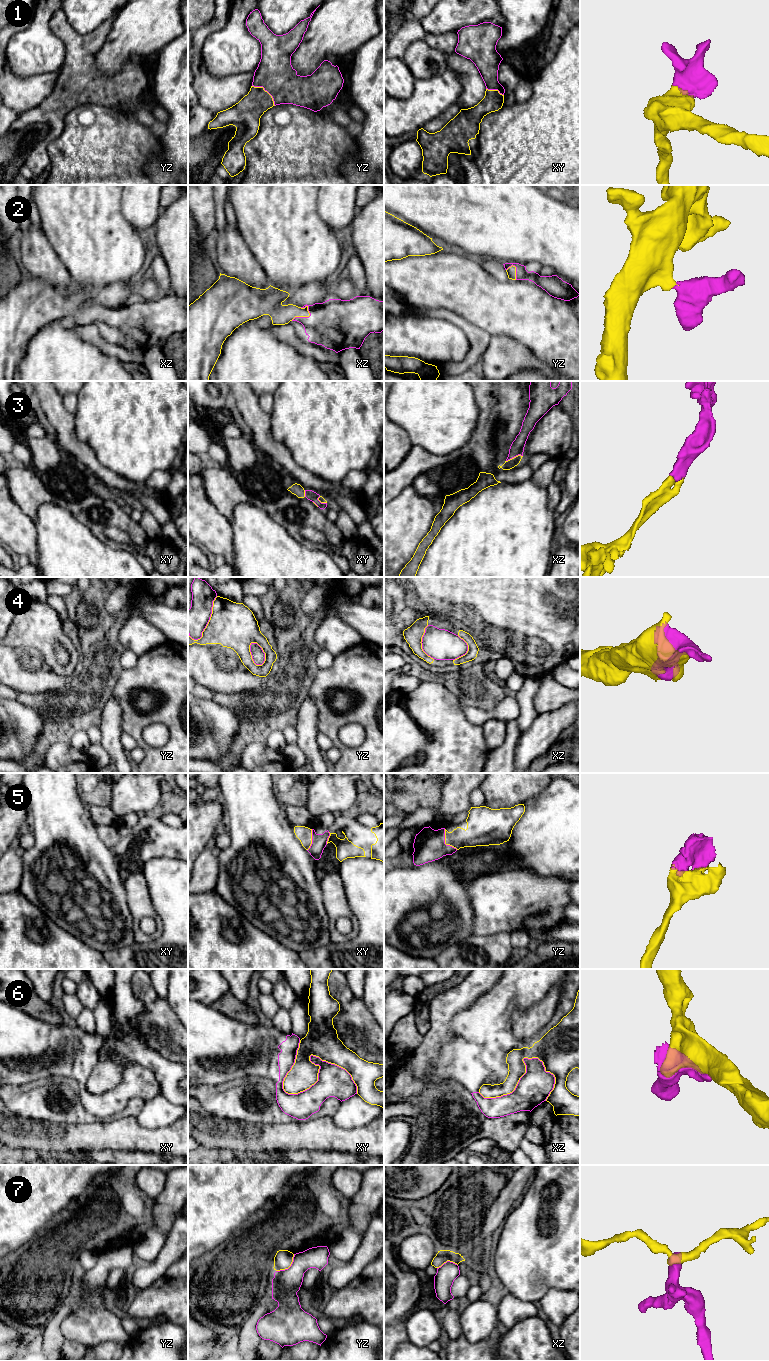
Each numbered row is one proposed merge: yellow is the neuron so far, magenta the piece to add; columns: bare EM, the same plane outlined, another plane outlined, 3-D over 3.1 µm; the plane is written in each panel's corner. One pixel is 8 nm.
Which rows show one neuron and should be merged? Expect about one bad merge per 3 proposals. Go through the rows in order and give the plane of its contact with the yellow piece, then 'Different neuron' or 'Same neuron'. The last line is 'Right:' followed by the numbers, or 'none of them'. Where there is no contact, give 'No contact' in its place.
1: Touches yellow in yz. Same neuron
2: Touches yellow in xz. Same neuron
3: Touches yellow in xz. Same neuron
4: Touches yellow in yz. Different neuron
5: Touches yellow in yz. Same neuron
6: Touches yellow in xy. Different neuron
7: Touches yellow in yz. Different neuron
Right: 1, 2, 3, 5

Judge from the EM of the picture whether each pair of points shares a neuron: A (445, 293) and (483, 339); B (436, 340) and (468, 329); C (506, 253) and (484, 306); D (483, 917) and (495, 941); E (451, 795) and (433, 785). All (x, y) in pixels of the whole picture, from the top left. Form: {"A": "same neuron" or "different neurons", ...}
{"A": "different neurons", "B": "different neurons", "C": "different neurons", "D": "different neurons", "E": "different neurons"}

